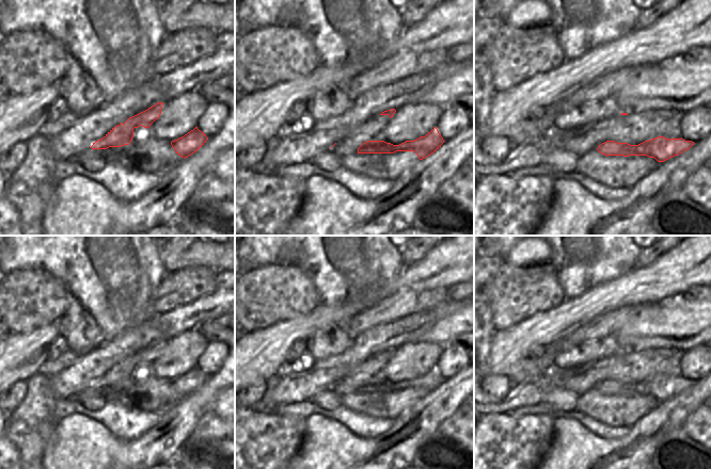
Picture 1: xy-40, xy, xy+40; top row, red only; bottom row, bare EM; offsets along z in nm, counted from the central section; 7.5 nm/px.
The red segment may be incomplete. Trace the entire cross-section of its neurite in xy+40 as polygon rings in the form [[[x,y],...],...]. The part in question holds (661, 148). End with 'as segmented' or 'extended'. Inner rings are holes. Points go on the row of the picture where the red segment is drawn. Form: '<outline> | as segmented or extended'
[[[658,136],[638,145],[606,141],[599,145],[597,150],[607,160],[618,160],[620,156],[647,156],[658,162],[664,162],[690,149],[695,143],[681,139],[666,139]]] | extended

